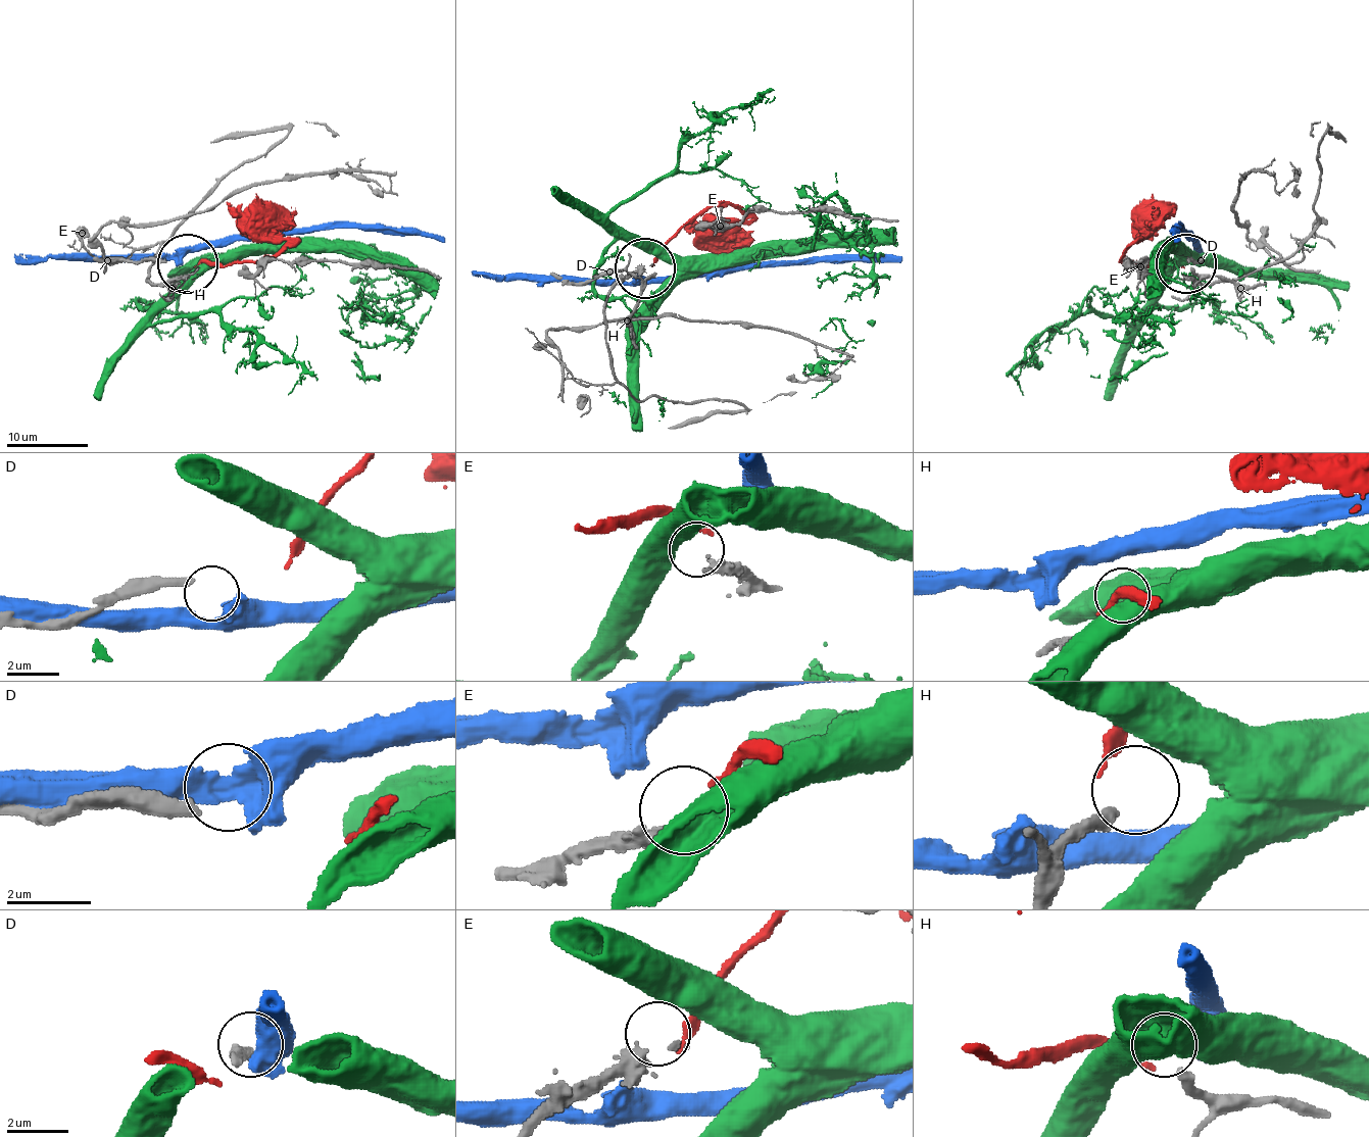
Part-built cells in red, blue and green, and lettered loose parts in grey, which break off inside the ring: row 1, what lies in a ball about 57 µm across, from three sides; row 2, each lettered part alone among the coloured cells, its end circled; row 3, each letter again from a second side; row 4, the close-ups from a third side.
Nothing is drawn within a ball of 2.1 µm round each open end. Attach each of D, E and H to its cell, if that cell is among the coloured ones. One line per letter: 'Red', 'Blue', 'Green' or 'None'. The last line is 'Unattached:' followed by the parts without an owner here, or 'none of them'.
D: None
E: Red
H: None
Unattached: D, H

